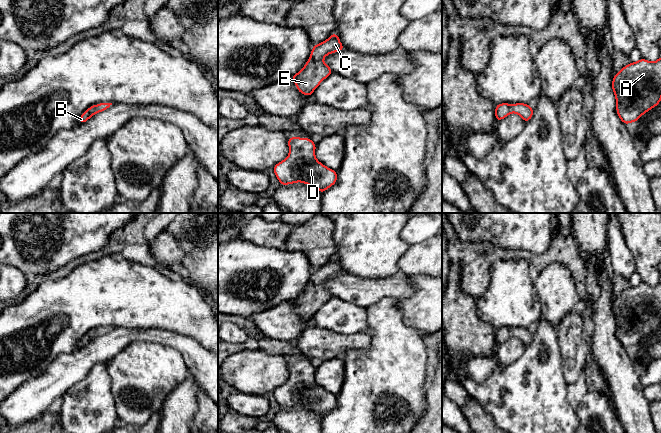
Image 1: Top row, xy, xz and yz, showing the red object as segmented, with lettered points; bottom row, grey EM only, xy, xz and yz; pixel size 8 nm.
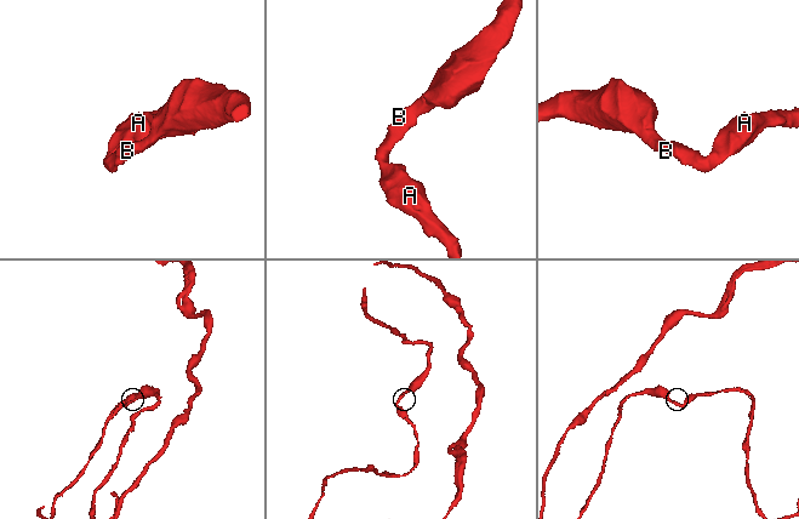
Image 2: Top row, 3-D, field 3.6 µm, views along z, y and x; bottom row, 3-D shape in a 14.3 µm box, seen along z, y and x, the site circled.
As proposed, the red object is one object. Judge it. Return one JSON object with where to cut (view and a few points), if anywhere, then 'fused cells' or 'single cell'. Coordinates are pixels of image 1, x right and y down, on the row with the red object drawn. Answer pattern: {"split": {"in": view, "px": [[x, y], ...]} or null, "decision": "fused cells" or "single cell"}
{"split": null, "decision": "single cell"}

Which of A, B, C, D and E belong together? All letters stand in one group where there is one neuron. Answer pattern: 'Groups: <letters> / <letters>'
Groups: A B C D E

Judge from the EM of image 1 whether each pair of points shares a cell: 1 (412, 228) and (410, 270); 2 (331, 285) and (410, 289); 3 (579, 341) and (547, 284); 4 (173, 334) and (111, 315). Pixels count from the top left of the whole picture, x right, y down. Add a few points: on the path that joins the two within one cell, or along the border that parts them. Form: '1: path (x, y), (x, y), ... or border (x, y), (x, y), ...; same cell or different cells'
1: path (415, 238), (415, 260); same cell
2: path (351, 288), (390, 288); same cell
3: path (570, 327), (558, 308), (558, 298); same cell
4: path (158, 319), (154, 315), (126, 315); same cell

